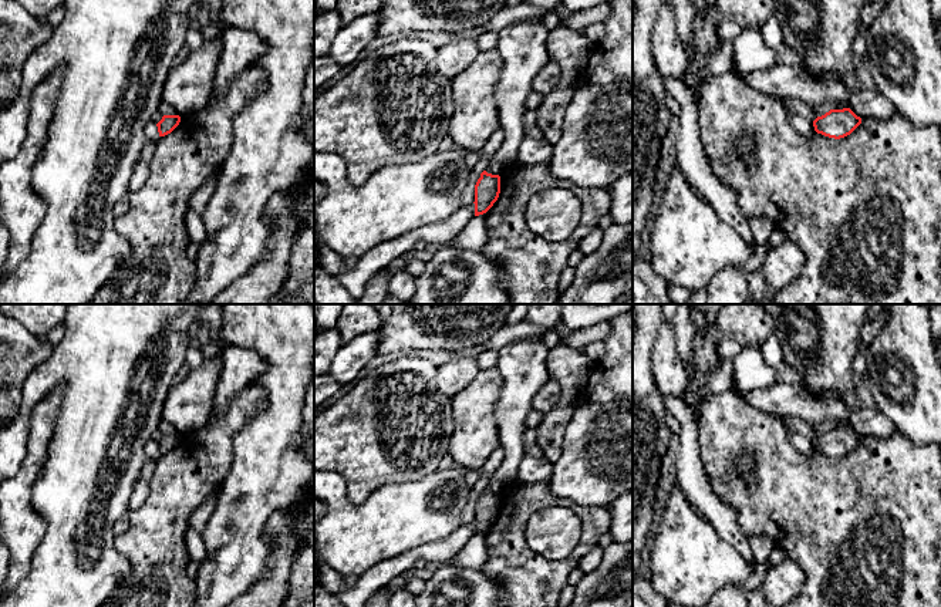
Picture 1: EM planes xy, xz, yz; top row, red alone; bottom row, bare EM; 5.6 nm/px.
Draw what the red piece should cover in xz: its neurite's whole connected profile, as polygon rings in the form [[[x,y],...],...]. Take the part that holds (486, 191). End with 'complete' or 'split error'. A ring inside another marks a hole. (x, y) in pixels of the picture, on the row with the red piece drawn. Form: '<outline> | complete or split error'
[[[483,171],[475,185],[475,216],[486,213],[500,193],[500,176]]] | complete

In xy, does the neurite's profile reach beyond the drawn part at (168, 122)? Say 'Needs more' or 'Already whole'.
Already whole

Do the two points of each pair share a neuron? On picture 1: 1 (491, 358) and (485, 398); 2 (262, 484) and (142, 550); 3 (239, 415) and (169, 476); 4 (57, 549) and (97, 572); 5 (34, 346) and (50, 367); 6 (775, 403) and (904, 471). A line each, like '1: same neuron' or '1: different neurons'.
1: different neurons
2: different neurons
3: same neuron
4: same neuron
5: different neurons
6: different neurons

